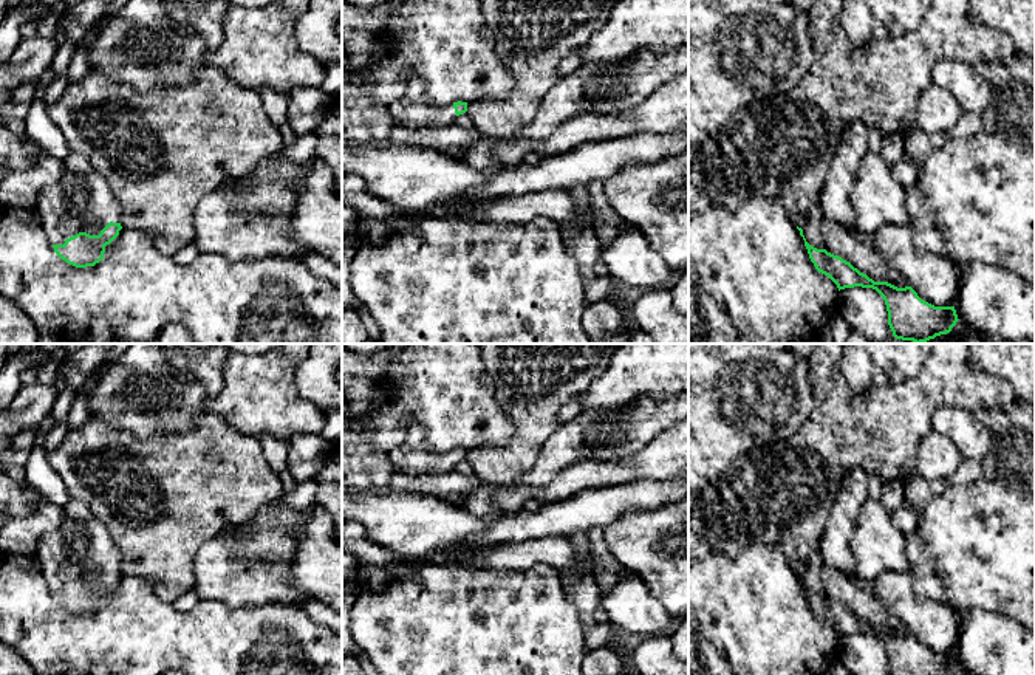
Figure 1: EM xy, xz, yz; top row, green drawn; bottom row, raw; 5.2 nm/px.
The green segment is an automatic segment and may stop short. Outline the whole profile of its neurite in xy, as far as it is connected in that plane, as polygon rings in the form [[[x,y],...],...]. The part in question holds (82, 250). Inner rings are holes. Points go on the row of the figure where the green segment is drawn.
[[[79,153],[63,159],[63,175],[37,198],[54,252],[76,268],[94,266],[122,229],[121,204],[108,183]]]

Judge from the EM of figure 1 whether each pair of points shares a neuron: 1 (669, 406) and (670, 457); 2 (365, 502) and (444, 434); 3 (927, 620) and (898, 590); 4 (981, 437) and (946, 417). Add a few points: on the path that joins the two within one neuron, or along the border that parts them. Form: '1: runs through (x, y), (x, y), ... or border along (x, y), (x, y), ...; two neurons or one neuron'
1: border along (672, 424), (639, 449); two neurons
2: border along (358, 489), (378, 493); two neurons
3: runs through (919, 612), (905, 598); one neuron
4: runs through (972, 437), (955, 423); one neuron

